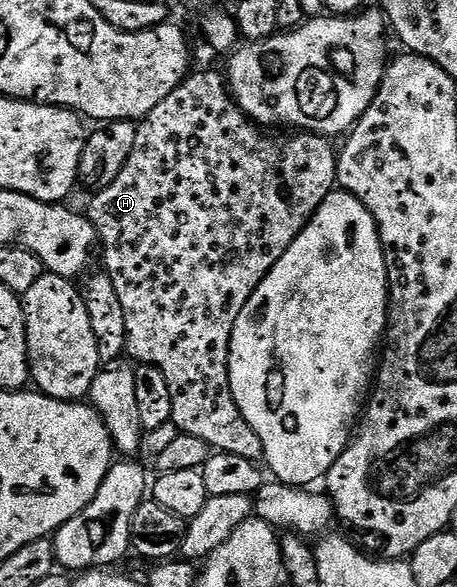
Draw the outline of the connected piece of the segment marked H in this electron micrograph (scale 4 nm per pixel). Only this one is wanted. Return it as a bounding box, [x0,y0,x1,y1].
[87,70,338,462]

